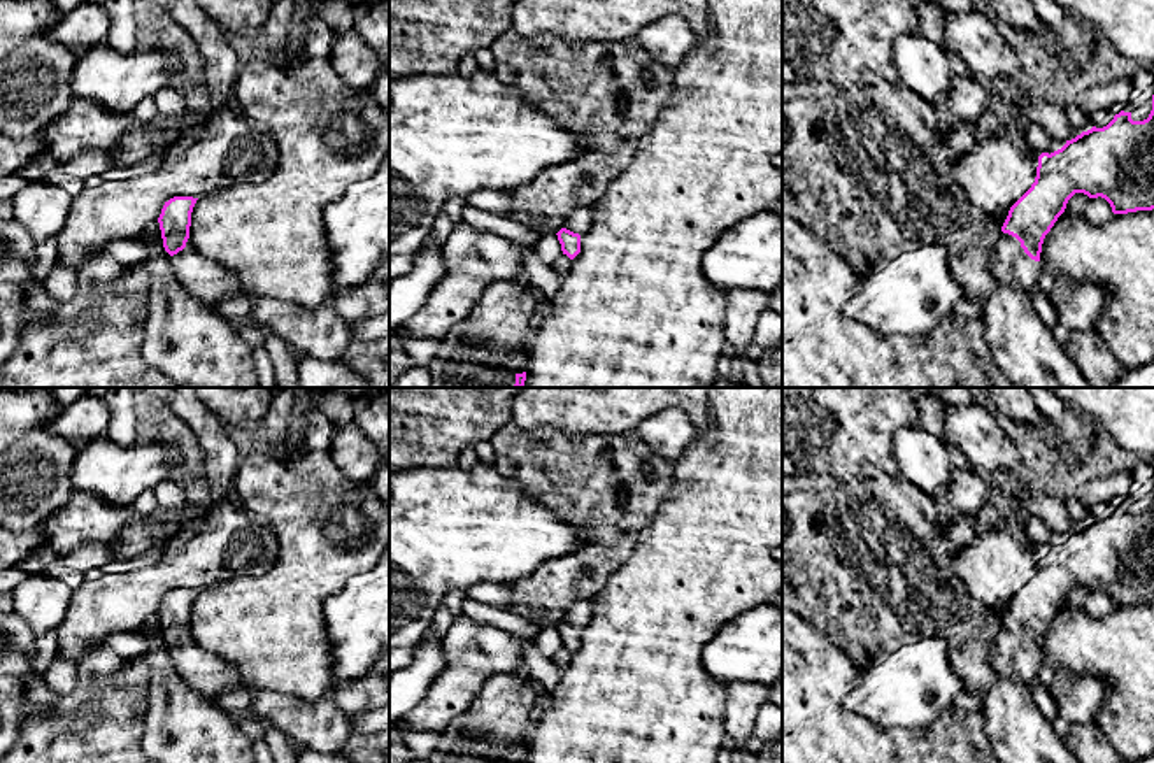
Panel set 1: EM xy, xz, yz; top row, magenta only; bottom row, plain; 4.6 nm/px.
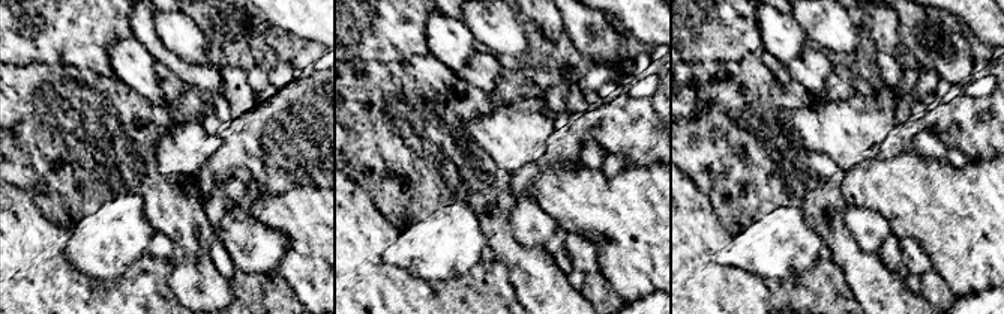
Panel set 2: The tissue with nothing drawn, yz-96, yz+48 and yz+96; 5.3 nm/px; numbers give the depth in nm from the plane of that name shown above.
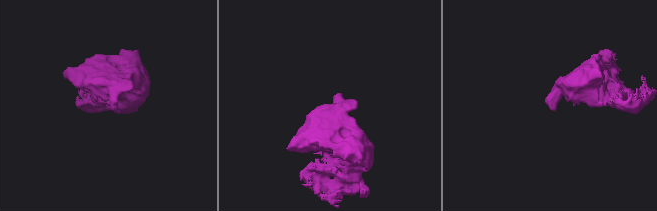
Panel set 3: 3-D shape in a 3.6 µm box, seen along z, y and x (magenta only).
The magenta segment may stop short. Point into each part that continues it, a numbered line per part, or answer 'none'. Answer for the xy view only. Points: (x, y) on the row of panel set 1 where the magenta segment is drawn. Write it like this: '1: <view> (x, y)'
1: xy (202, 278)

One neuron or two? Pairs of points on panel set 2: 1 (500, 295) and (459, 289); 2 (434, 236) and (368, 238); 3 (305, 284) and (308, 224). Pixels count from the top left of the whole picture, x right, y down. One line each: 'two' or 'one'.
1: one
2: two
3: one

